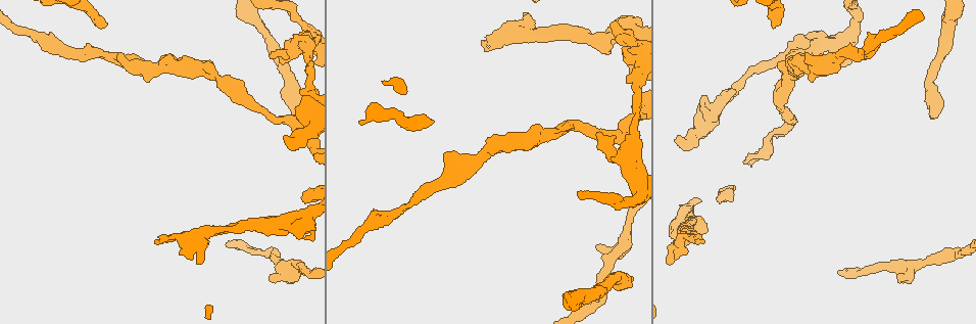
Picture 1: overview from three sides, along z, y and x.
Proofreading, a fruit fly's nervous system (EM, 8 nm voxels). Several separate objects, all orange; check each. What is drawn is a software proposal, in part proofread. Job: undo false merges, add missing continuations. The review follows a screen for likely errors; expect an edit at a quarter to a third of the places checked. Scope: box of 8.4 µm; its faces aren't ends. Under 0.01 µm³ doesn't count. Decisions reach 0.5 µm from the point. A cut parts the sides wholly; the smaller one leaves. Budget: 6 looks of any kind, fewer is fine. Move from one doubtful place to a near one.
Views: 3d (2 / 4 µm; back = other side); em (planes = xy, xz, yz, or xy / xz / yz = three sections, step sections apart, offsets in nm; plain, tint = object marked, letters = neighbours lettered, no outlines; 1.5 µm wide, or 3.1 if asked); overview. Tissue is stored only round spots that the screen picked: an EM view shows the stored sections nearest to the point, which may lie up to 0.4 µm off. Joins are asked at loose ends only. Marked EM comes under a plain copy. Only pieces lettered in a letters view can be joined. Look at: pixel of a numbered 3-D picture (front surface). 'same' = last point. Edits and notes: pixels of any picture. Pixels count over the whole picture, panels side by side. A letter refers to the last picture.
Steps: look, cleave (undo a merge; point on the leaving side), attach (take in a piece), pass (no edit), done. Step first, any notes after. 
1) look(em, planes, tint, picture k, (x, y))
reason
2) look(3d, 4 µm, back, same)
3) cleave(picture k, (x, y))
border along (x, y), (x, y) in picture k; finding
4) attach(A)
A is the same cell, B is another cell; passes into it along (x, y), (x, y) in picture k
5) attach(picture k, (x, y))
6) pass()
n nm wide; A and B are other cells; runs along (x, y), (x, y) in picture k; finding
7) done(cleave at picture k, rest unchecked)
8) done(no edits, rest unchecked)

look(3d, 4 µm, back, picture 1, (599, 131))
an open end

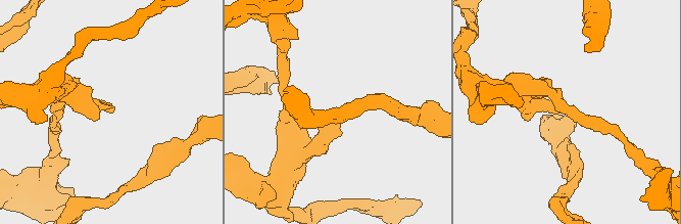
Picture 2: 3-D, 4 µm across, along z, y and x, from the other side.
look(em, xy, step 8, tint, picture 2, (111, 110))

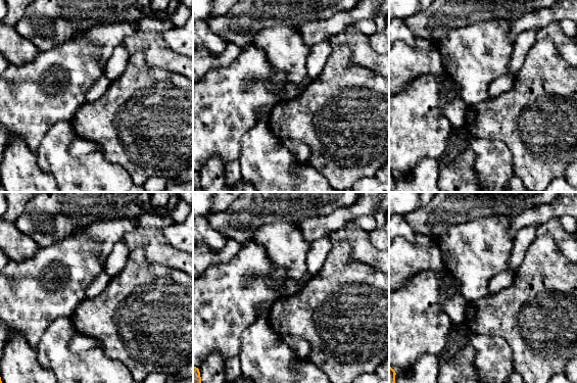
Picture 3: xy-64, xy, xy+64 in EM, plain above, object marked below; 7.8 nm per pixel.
look(em, planes, letters, same)

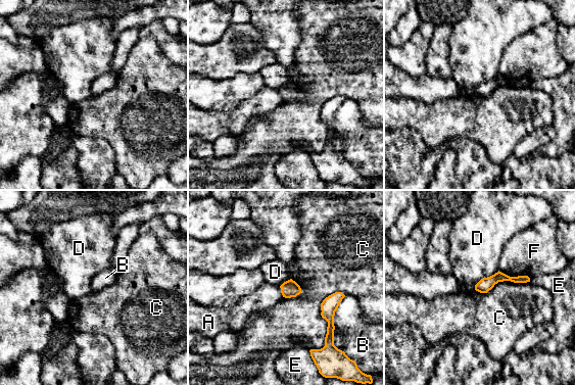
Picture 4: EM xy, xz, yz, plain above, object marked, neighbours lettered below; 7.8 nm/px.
pass()
A, B, C, D, E and F are other cells; none of them fits

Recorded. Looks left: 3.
look(em, planes, tint, picture 1, (769, 138))
narrows sharply

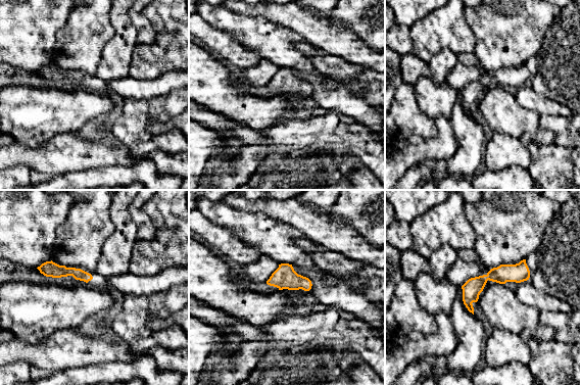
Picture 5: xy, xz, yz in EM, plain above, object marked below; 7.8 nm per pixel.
look(em, planes, letters, same)

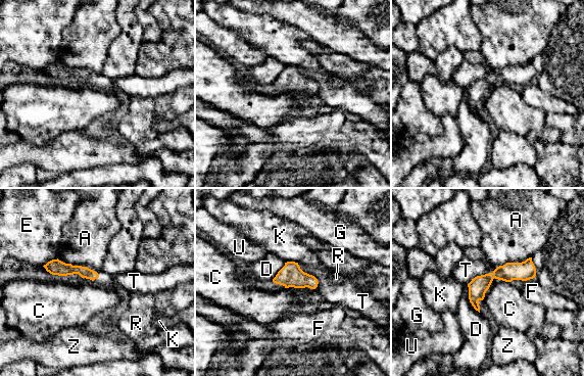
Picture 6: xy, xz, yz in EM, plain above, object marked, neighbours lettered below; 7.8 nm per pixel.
pass()
80 nm wide; A, C, D, E, F, G, K, R, T, U and Z are other cells; runs along (529, 261), (491, 276), (476, 306) in picture 6; continuous, no second neuron

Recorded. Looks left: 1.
look(em, planes, letters, picture 1, (632, 276))
branch stops here

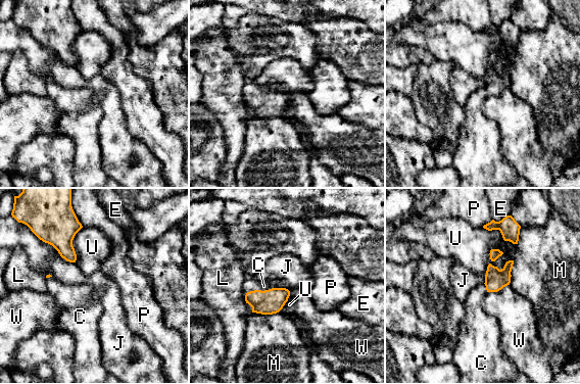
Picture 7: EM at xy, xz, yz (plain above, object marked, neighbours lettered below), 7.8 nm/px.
attach(C)
C is the same cell, E, J, L, M, P, U and W are other cells; passes into it along (270, 301), (272, 288), (263, 286) in picture 7; it goes on there

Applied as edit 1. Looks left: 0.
done(attach at picture 7, rest unchecked)

